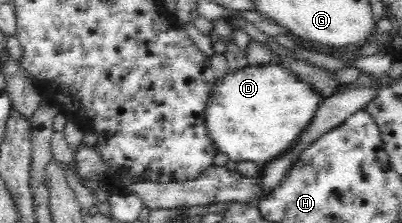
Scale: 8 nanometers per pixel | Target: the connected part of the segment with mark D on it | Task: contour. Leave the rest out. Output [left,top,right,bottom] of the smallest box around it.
[205,61,324,167]

